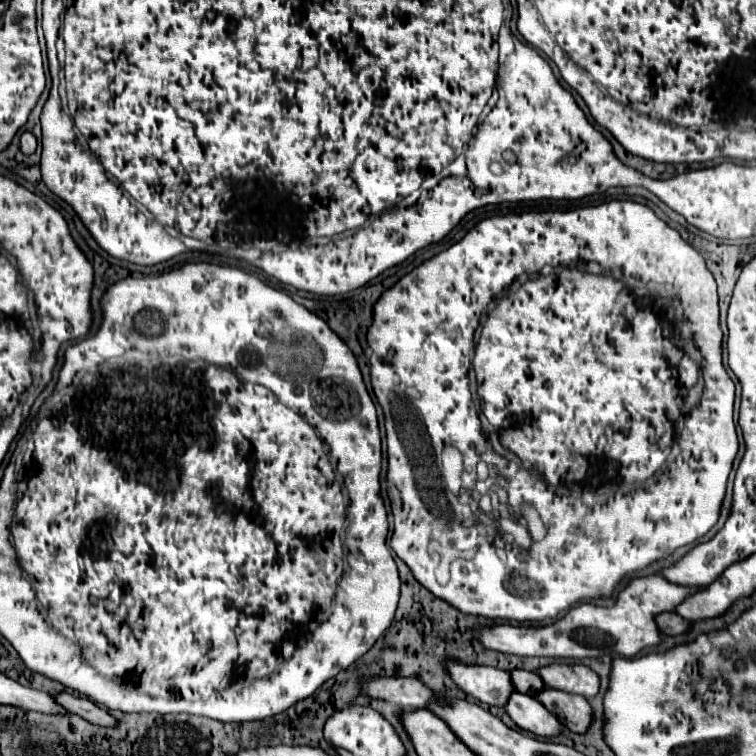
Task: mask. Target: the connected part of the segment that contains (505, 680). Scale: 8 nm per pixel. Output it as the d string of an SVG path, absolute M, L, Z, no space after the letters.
M447 660L445 672L457 684L457 688L461 688L465 694L489 706L503 708L509 694L515 690L511 686L509 672L499 670L499 668L465 664L459 660Z

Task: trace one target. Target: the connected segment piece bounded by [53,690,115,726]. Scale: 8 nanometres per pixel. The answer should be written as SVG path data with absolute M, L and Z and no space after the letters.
M65 690L55 692L53 698L55 698L55 702L57 702L61 708L65 708L69 714L81 716L83 720L87 720L87 722L91 722L91 724L115 726L115 718L113 718L107 710L95 706L95 704L93 704L91 700L87 700L87 698L73 696L71 692L65 692Z

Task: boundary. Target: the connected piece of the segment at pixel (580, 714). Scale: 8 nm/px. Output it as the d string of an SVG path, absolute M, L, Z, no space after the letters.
M543 688L537 694L537 700L543 702L543 706L559 718L559 722L569 728L571 732L583 734L589 728L591 722L591 706L583 696L567 694L553 688Z

